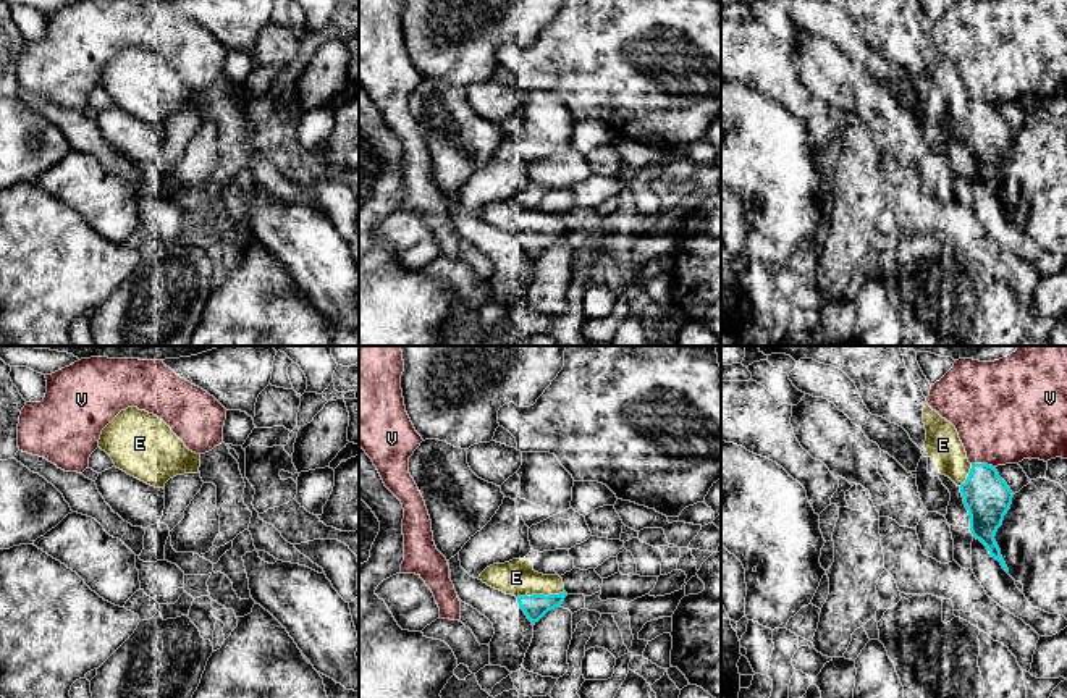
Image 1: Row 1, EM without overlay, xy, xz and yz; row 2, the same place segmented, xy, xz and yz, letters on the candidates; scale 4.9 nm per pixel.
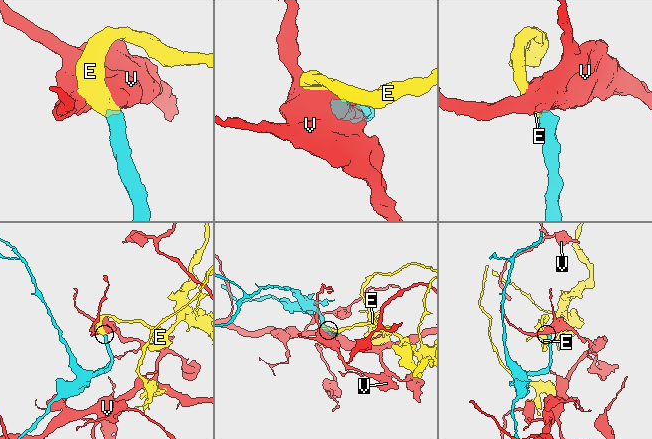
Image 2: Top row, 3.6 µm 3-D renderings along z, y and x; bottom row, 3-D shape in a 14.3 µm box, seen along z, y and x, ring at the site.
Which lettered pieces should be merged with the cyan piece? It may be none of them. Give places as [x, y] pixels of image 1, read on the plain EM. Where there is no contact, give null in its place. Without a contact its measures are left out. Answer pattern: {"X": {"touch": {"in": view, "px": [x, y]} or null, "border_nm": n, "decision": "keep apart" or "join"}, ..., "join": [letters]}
{"E": {"touch": {"in": "xz", "px": [540, 233]}, "border_nm": 240, "decision": "join"}, "V": {"touch": {"in": "yz", "px": [983, 102]}, "border_nm": 120, "decision": "keep apart"}, "join": ["E"]}

